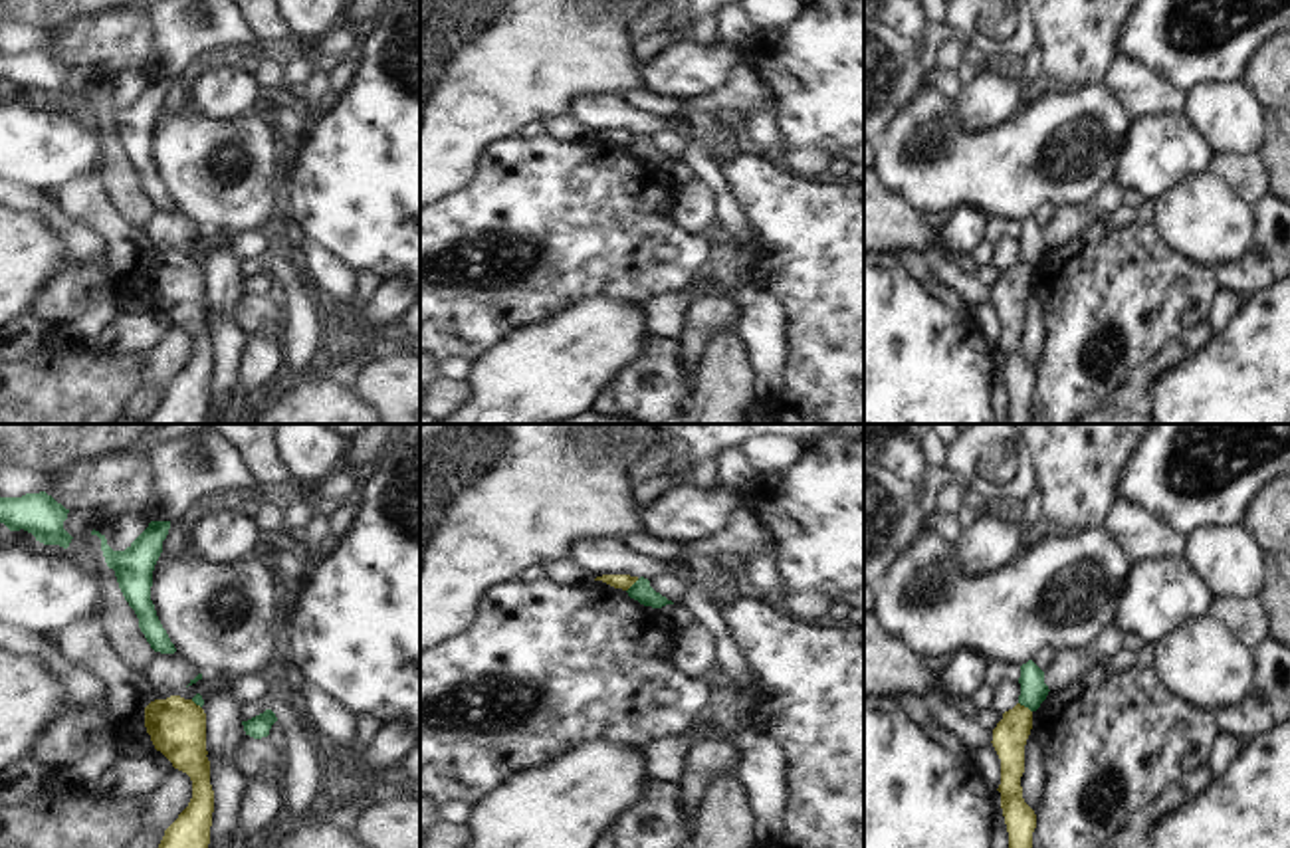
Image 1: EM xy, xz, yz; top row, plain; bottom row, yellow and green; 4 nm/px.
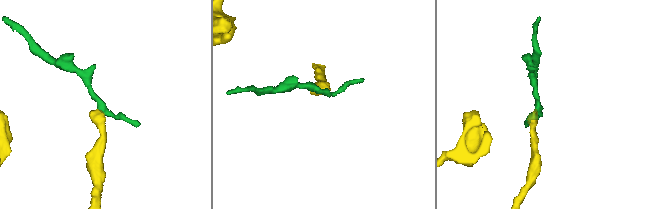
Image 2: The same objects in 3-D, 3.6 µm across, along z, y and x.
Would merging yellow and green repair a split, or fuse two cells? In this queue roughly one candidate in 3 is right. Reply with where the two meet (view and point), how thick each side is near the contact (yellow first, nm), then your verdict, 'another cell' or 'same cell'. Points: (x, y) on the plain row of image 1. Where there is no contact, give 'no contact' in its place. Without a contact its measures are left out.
meets yellow in yz at (1023, 262); 140 nm thick on the yellow side, 110 nm on the other; another cell

